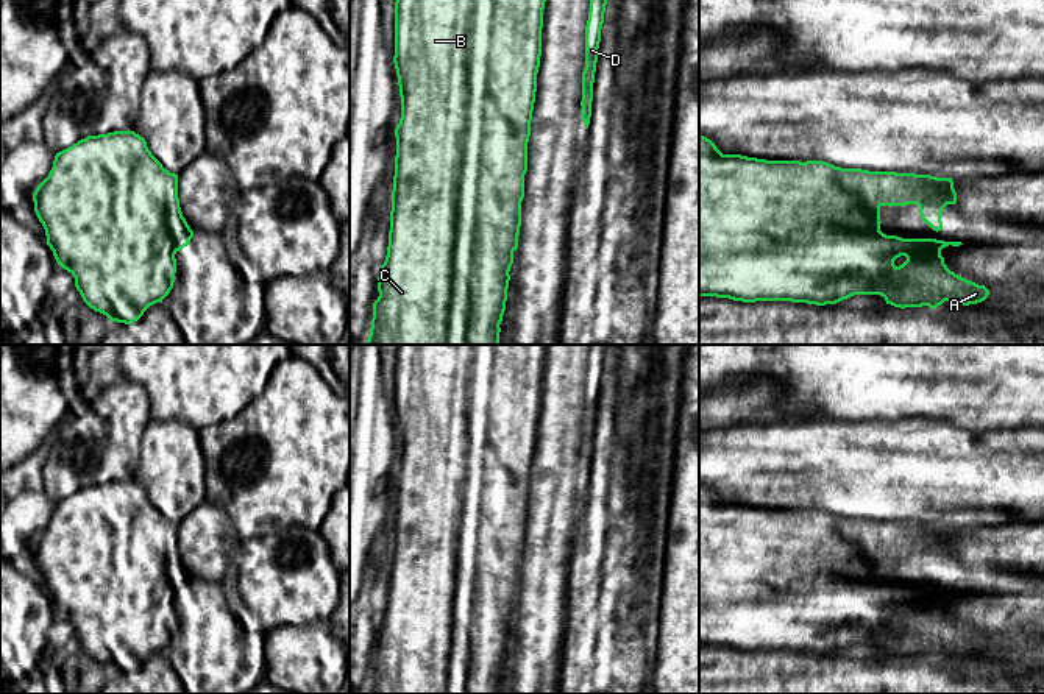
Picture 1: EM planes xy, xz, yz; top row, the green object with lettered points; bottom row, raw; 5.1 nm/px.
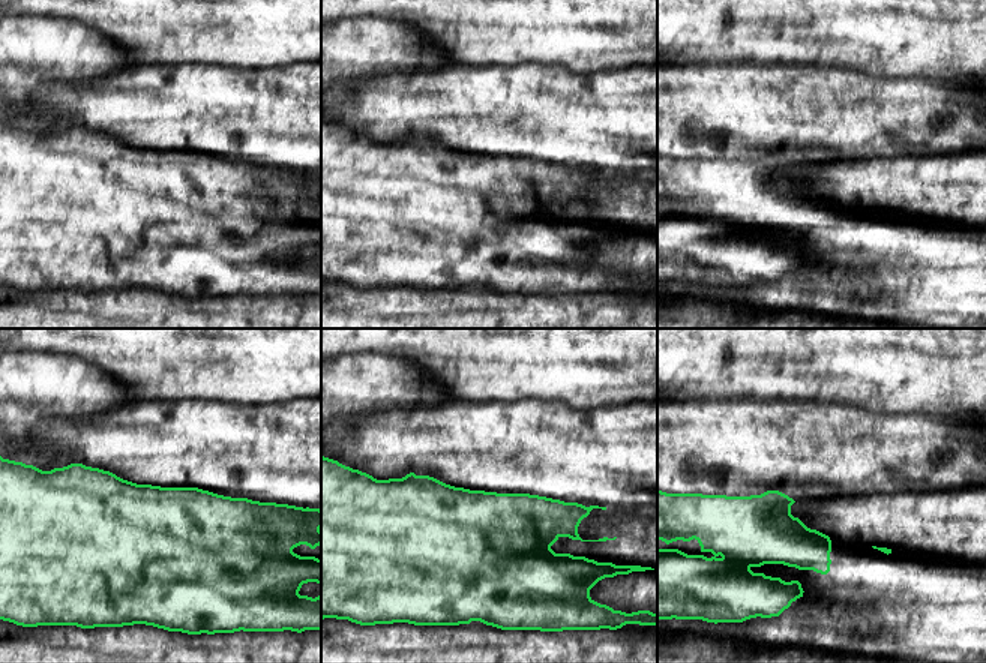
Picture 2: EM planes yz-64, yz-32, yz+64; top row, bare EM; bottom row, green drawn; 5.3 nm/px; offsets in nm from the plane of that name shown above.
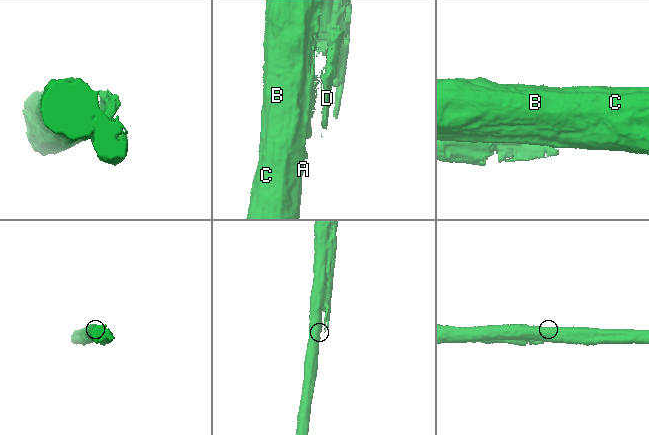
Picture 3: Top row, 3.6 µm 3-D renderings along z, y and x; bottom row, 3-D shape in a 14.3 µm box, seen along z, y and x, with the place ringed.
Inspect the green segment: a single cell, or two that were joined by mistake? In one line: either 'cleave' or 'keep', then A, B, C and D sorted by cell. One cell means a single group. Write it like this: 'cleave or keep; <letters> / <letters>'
cleave; A B C / D

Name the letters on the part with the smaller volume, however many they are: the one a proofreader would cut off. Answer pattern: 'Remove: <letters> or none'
Remove: D

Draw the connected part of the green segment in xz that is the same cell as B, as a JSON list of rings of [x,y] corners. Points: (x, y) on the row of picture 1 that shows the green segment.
[[[396,0],[395,69],[401,97],[401,119],[395,128],[396,156],[392,190],[389,246],[379,268],[378,292],[367,345],[498,345],[506,310],[513,251],[518,248],[524,176],[517,165],[517,134],[507,117],[521,87],[537,87],[546,0]]]

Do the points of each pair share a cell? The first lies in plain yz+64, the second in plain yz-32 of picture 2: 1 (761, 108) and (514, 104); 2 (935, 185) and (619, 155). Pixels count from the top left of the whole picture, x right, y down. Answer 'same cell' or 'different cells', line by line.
1: same cell
2: different cells

